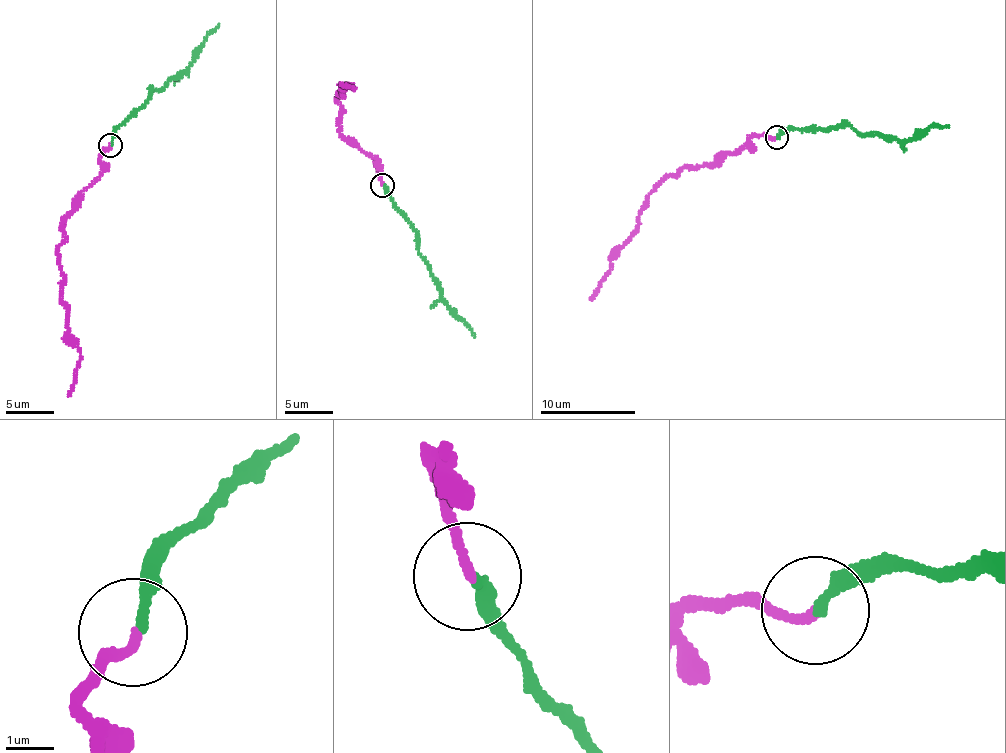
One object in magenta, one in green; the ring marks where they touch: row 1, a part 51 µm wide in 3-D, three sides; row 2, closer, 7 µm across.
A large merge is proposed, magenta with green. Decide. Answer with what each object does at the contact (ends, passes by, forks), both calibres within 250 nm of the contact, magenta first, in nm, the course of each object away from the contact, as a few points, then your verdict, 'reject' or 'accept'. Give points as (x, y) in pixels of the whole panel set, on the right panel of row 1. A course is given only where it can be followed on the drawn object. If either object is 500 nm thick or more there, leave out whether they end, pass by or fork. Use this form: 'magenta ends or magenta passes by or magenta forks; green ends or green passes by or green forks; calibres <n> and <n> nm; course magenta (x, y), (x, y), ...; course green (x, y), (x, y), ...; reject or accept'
magenta ends; green ends; calibres 190 and 220 nm; course magenta (777, 137), (752, 136), (742, 148), (706, 166), (682, 167), (668, 177), (648, 197), (639, 225), (590, 300); course green (777, 138), (789, 130), (851, 125), (862, 133), (911, 140), (931, 127), (948, 125); reject

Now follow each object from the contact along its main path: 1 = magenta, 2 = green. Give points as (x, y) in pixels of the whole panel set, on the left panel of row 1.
1: (109, 145), (101, 157), (102, 172), (61, 230), (57, 263), (64, 272), (65, 327), (80, 353), (68, 396)
2: (112, 145), (113, 132), (148, 97), (150, 88), (161, 88), (189, 64), (218, 23)

